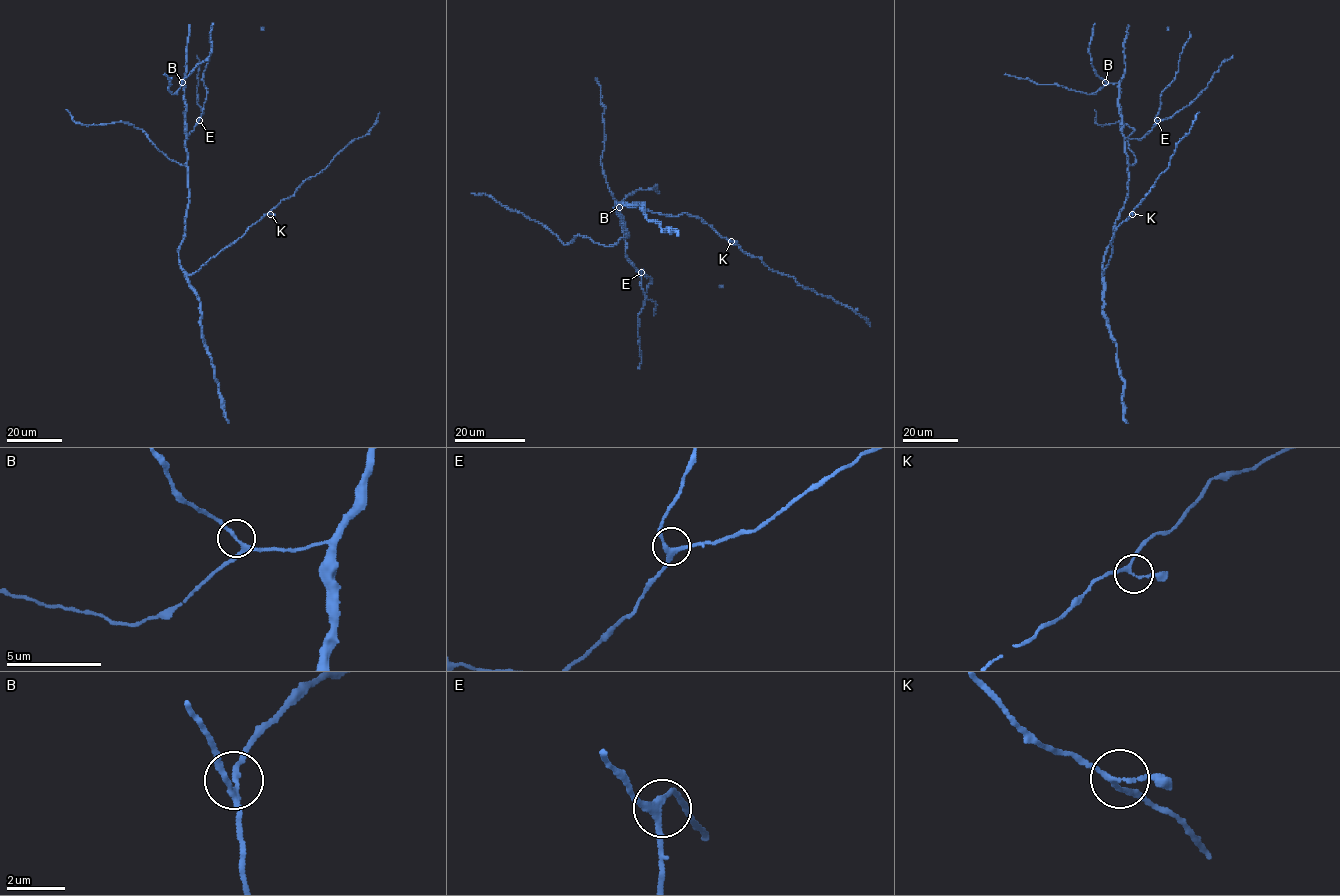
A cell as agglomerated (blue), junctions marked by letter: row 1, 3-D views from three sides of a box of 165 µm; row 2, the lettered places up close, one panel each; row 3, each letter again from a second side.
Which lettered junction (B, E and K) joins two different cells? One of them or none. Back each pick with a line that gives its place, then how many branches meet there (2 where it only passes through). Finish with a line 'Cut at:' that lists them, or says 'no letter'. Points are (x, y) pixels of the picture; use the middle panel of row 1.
Cut at: no letter

